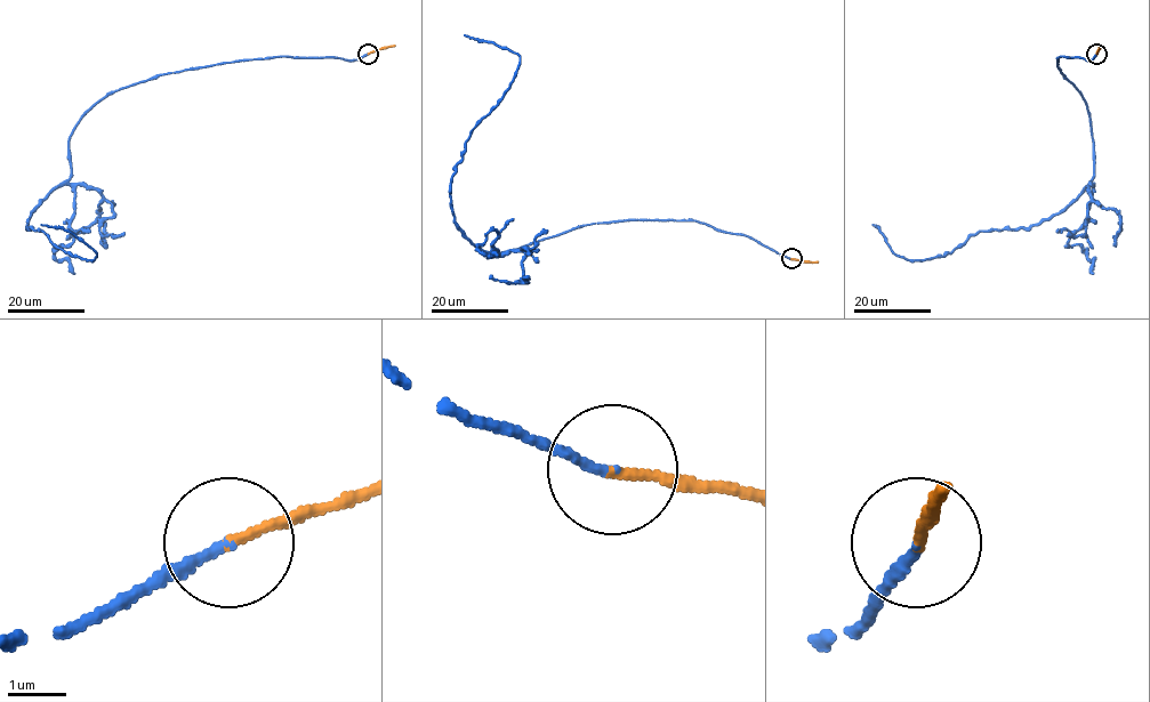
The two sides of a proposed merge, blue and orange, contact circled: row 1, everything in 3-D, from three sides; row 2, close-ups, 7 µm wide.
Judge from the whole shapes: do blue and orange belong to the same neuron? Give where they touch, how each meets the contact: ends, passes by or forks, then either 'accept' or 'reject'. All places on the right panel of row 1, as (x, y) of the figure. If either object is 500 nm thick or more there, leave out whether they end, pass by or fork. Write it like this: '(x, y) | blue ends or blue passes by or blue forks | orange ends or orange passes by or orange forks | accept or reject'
(1096, 54) | blue ends | orange ends | accept

